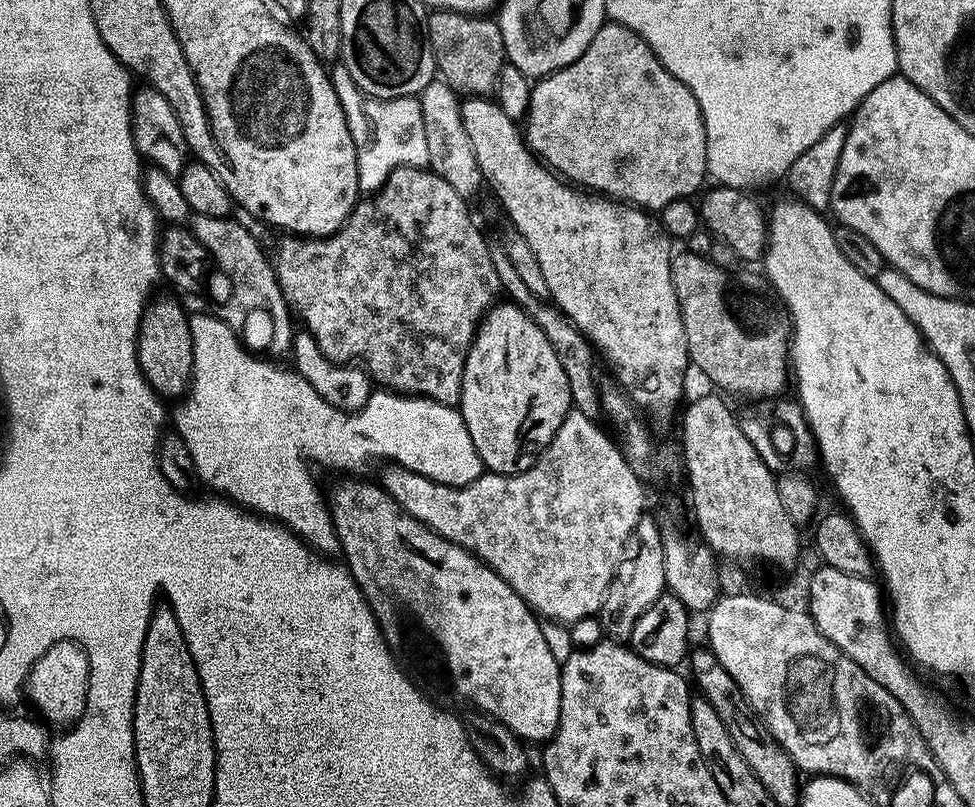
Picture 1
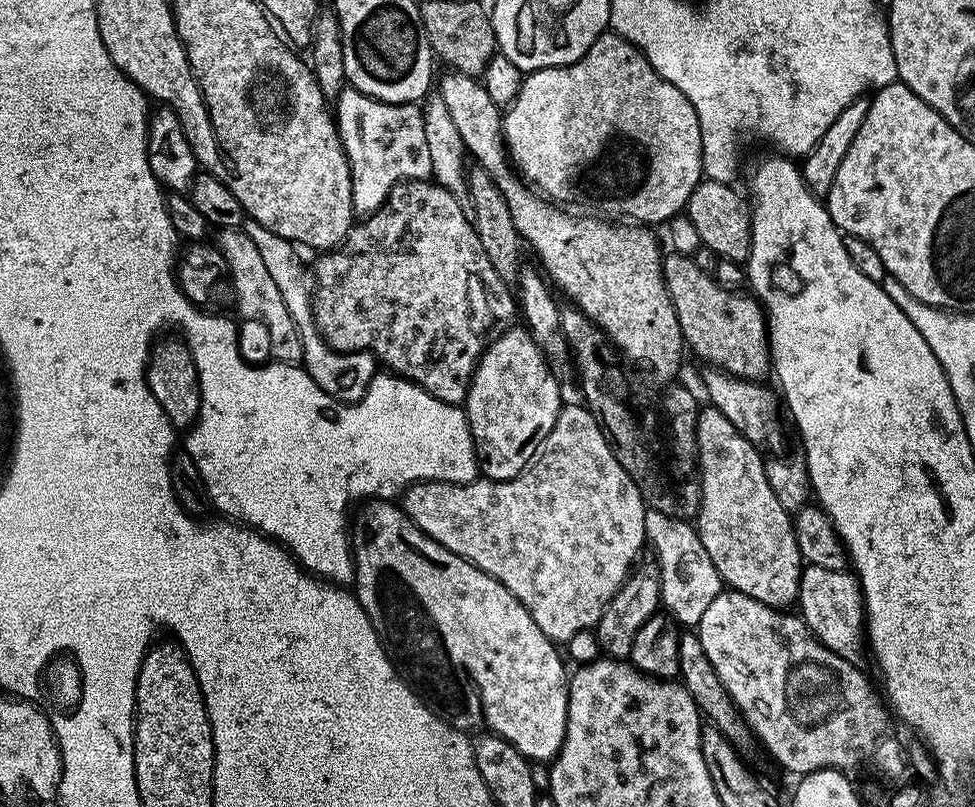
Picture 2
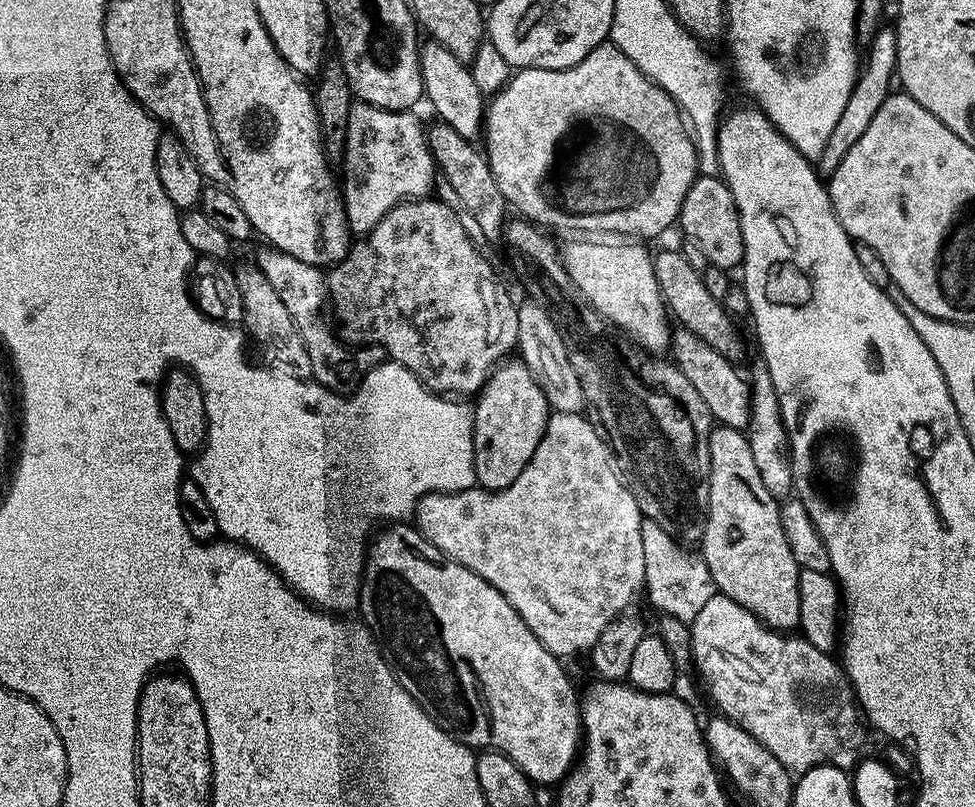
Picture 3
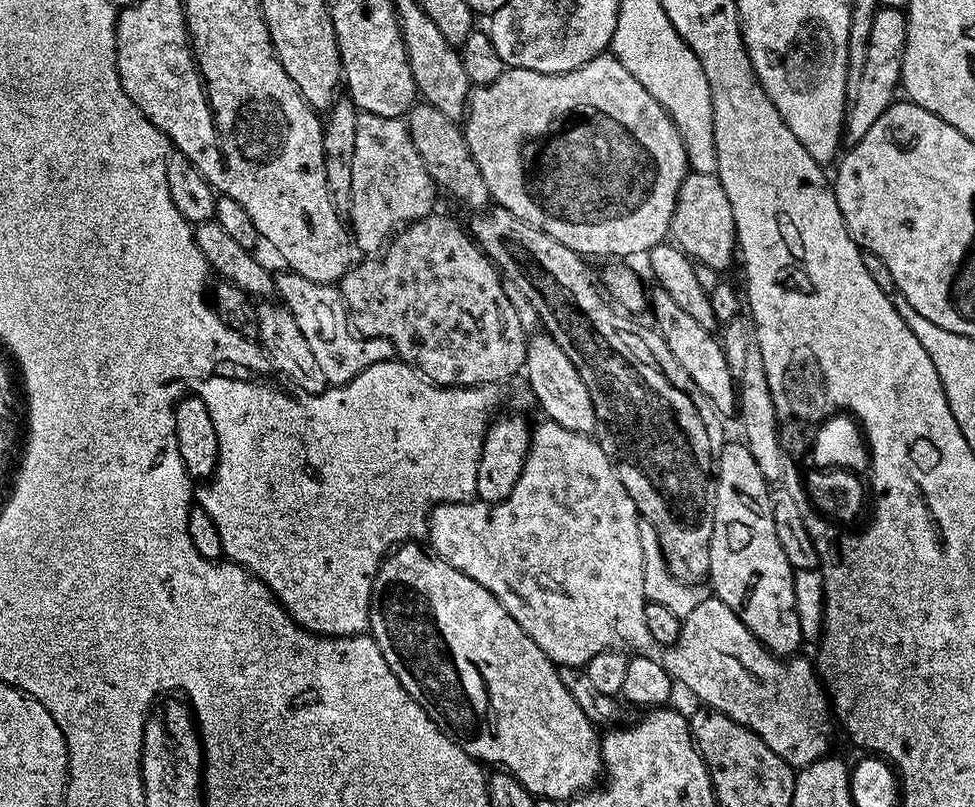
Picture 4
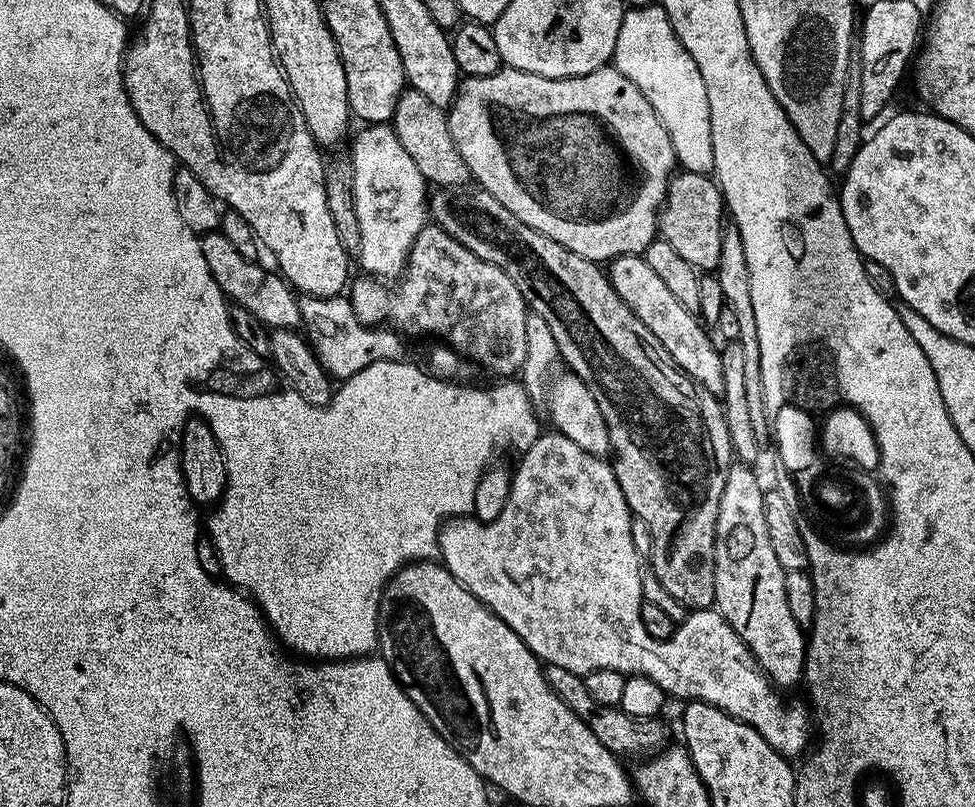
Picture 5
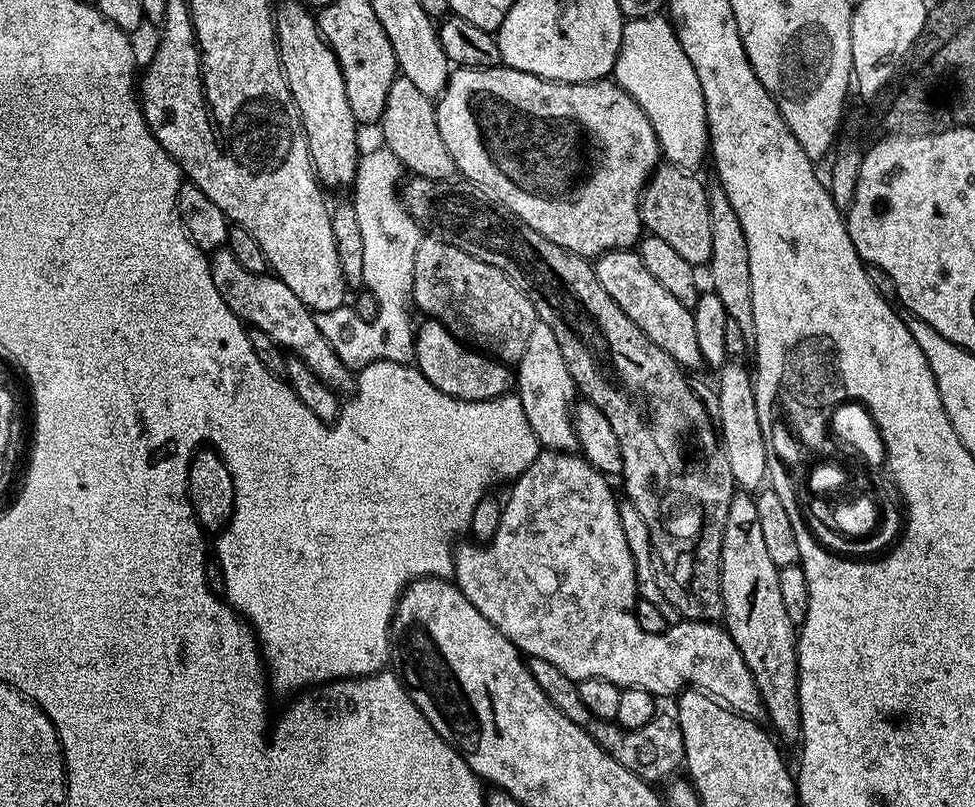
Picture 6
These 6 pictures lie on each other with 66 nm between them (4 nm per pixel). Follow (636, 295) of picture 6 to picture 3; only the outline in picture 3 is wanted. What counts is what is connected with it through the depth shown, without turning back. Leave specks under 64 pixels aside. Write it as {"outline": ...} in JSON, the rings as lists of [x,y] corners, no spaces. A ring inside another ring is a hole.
{"outline":[[[677,327],[673,331],[670,352],[676,366],[683,370],[686,378],[693,383],[695,390],[701,395],[713,419],[719,425],[739,430],[745,429],[749,422],[751,385],[745,377],[743,380],[738,374],[733,361],[718,354],[713,347],[707,346],[706,342],[698,338],[692,331],[682,327]]]}

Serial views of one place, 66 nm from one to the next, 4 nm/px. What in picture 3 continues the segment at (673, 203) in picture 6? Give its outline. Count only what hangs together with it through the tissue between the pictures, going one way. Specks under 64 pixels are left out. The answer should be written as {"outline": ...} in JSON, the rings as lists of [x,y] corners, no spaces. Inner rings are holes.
{"outline":[[[697,175],[682,202],[678,228],[684,231],[682,233],[685,237],[697,240],[713,269],[739,269],[743,265],[744,243],[740,229],[740,215],[736,212],[736,203],[727,184],[719,175]]]}

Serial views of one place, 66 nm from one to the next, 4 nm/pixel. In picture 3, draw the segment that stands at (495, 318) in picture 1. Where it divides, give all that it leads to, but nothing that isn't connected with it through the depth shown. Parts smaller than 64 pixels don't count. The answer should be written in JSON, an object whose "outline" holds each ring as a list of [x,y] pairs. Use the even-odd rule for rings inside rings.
{"outline":[[[512,359],[501,363],[489,376],[475,397],[477,400],[472,414],[477,485],[492,492],[510,486],[525,469],[537,449],[550,415],[548,399],[534,374],[523,360]]]}

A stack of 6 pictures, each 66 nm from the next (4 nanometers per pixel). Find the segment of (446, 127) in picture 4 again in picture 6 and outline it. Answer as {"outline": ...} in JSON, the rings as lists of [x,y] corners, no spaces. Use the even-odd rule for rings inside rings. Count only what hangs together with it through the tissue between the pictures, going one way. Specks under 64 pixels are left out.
{"outline":[[[397,75],[395,82],[386,94],[384,112],[380,115],[378,129],[384,135],[383,147],[388,148],[412,176],[421,176],[431,180],[450,180],[457,175],[454,158],[438,134],[438,118],[433,97],[417,90],[410,78]]]}

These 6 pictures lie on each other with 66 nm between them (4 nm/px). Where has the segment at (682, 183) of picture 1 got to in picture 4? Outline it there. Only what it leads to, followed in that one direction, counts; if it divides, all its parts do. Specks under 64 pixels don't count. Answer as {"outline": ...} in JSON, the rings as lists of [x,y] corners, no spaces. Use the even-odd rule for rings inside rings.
{"outline":[[[611,54],[595,56],[581,68],[558,74],[546,74],[538,70],[525,68],[508,68],[492,84],[480,86],[471,93],[466,115],[462,120],[464,141],[470,154],[476,159],[476,164],[488,183],[492,200],[510,214],[518,214],[522,222],[530,222],[538,230],[550,234],[550,238],[558,238],[562,246],[570,246],[570,250],[580,253],[585,258],[592,256],[640,256],[652,251],[654,246],[665,243],[672,226],[672,215],[678,198],[678,190],[689,174],[688,155],[684,139],[676,129],[674,121],[668,117],[668,111],[618,62]]]}

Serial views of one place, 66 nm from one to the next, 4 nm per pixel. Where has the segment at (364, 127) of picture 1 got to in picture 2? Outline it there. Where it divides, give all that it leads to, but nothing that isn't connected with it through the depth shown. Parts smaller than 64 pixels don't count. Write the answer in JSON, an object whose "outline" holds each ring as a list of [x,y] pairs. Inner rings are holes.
{"outline":[[[345,86],[334,100],[334,119],[336,130],[350,166],[352,179],[352,210],[353,213],[365,217],[376,212],[386,202],[390,190],[402,180],[427,180],[432,175],[429,147],[426,144],[425,127],[421,105],[391,104],[376,100],[372,96],[362,94],[357,88]]]}

